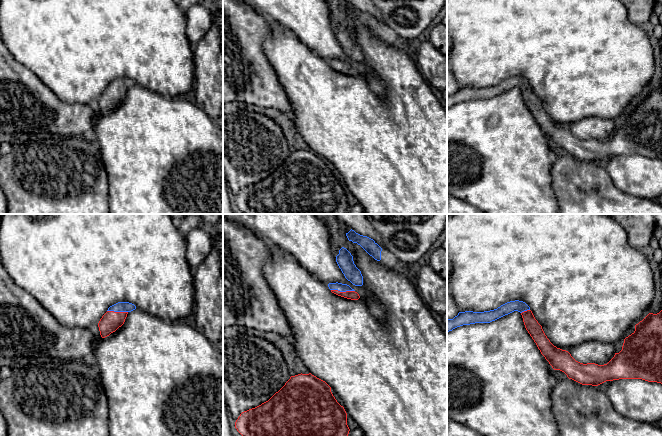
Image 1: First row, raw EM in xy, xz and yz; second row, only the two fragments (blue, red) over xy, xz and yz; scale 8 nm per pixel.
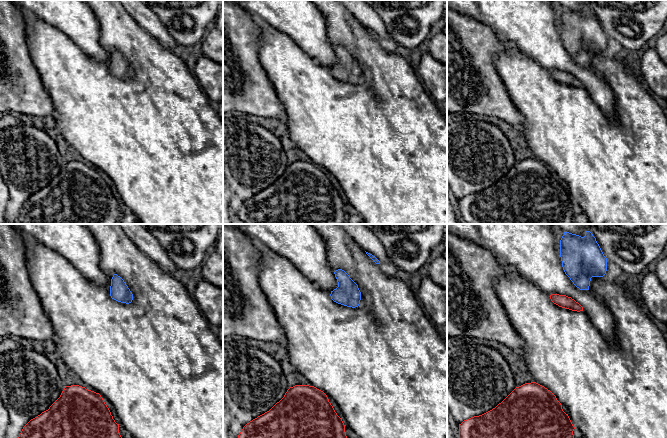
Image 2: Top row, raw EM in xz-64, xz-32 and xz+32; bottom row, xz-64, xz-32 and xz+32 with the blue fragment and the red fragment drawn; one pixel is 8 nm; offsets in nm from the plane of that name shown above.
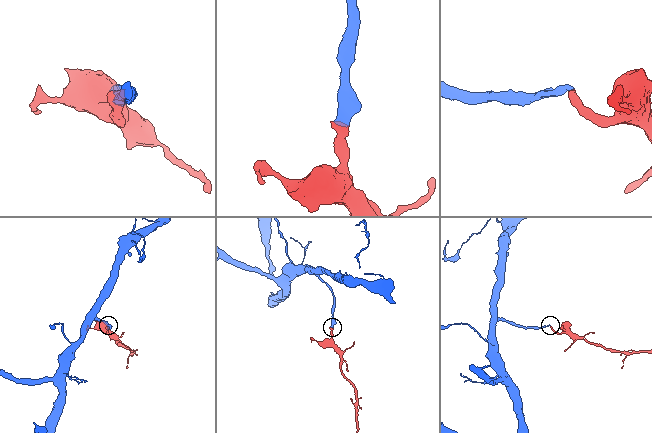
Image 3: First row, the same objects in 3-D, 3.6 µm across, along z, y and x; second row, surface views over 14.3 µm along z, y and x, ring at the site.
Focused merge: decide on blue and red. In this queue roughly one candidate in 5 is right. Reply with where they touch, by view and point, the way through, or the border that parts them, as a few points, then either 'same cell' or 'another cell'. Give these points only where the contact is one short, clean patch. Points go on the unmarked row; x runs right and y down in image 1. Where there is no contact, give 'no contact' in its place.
meets blue in xz at (343, 67); runs through xz (340, 63), (343, 67), (352, 71); same cell

